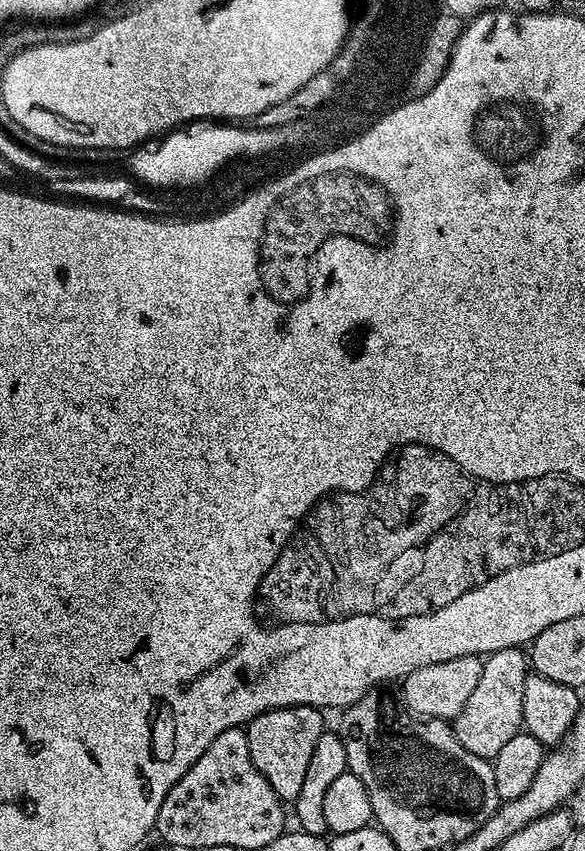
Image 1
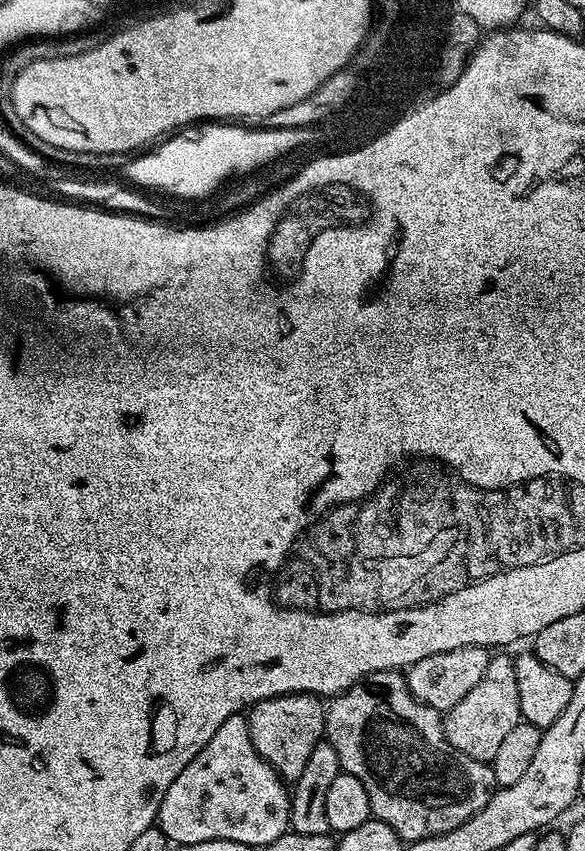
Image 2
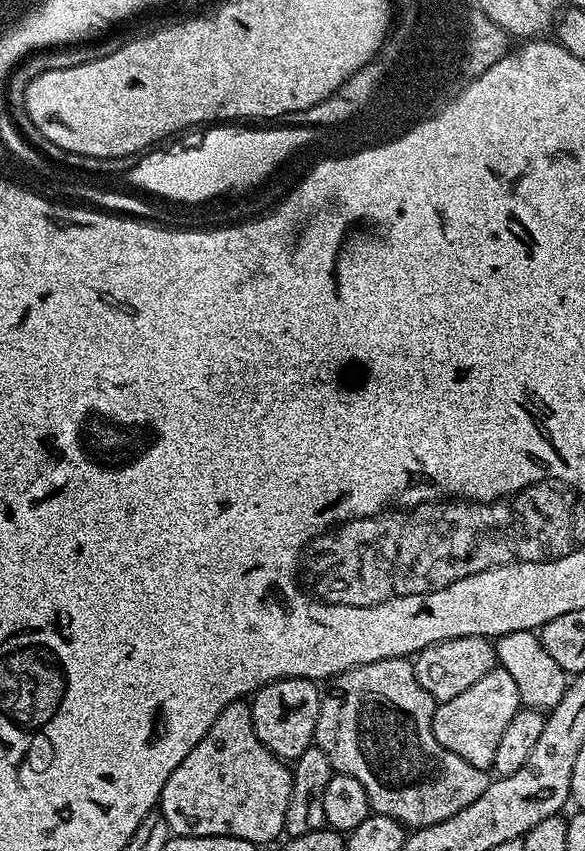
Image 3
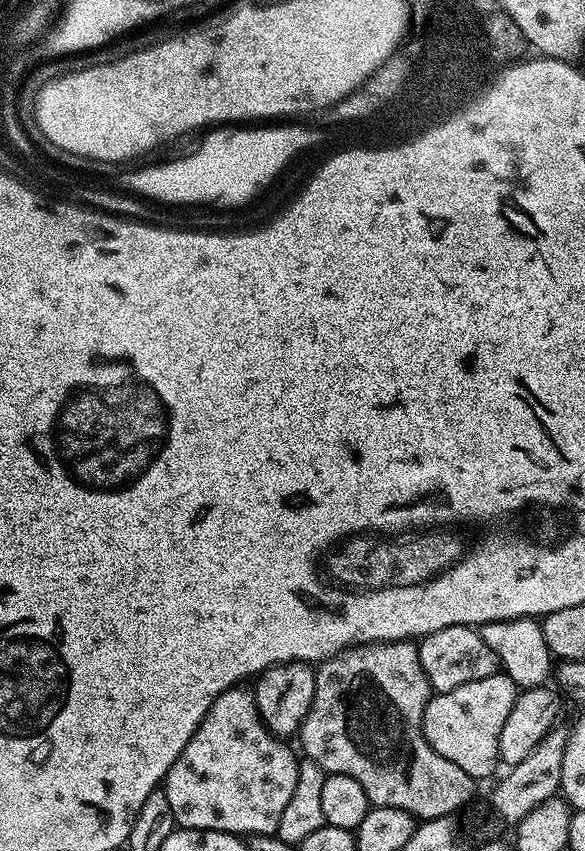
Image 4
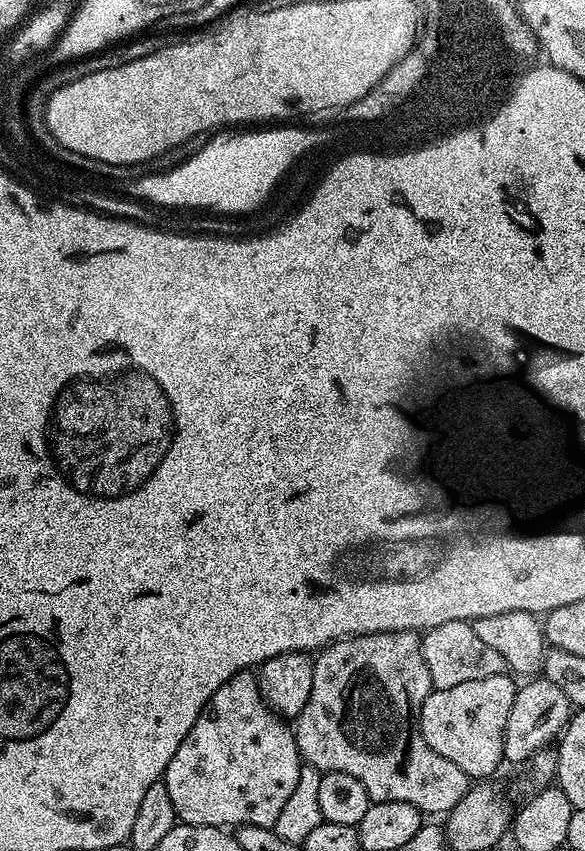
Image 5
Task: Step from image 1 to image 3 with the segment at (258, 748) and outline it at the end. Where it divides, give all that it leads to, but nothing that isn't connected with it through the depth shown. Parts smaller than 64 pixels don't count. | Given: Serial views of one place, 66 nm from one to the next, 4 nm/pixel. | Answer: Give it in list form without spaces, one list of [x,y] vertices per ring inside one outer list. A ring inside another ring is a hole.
[[[282,678],[262,686],[251,697],[250,707],[254,734],[279,760],[295,762],[306,749],[313,747],[318,726],[318,710],[322,695],[317,681],[306,678]]]

